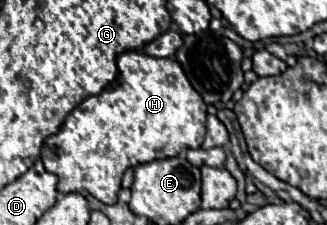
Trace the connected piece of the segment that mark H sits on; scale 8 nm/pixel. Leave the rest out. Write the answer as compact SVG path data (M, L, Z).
M131 50L131 52L123 52L123 54L117 58L117 70L119 70L119 74L123 74L123 76L115 78L101 94L85 98L75 110L71 110L71 112L67 114L67 118L63 120L59 132L53 134L53 136L49 136L49 138L43 142L41 160L43 160L43 164L45 164L45 168L47 168L49 172L53 172L53 174L59 176L57 190L59 190L61 194L85 192L85 190L87 190L89 194L93 194L93 196L95 196L97 200L101 200L103 204L115 204L115 202L117 202L117 192L121 190L121 176L123 176L123 172L125 172L127 168L135 168L135 166L139 166L139 164L153 162L153 160L161 160L161 158L179 156L183 150L187 150L187 148L199 148L201 142L203 142L203 136L205 136L205 120L207 120L207 104L201 100L201 96L199 96L199 94L195 92L195 88L189 84L187 76L185 76L181 64L177 64L177 60L173 60L173 58L153 58L153 56L145 54L145 52L135 52L135 50Z

